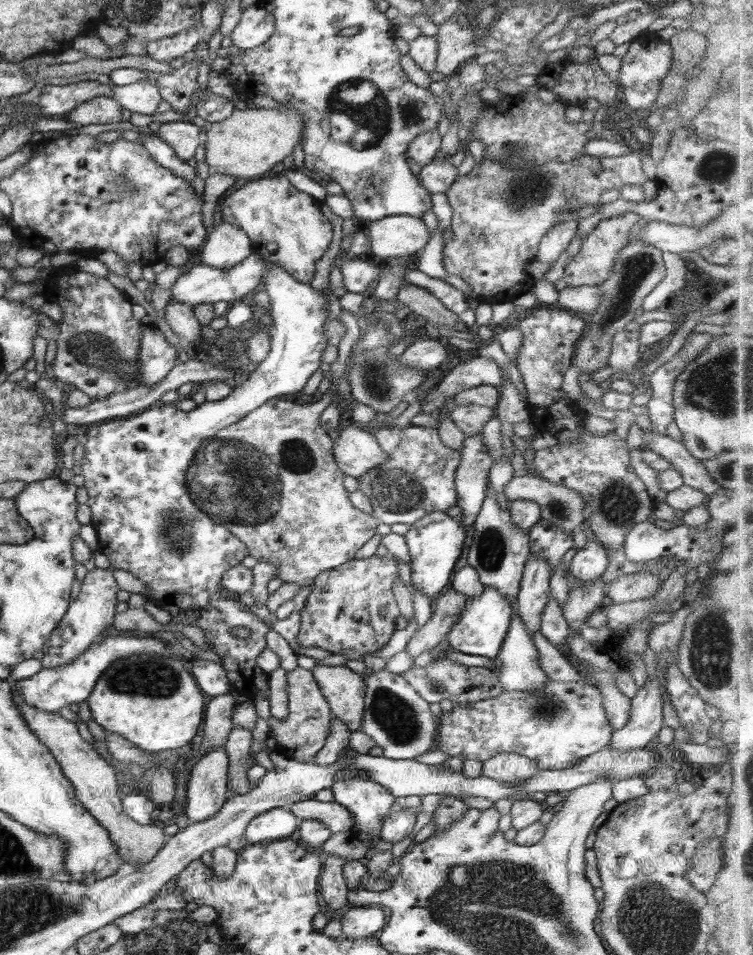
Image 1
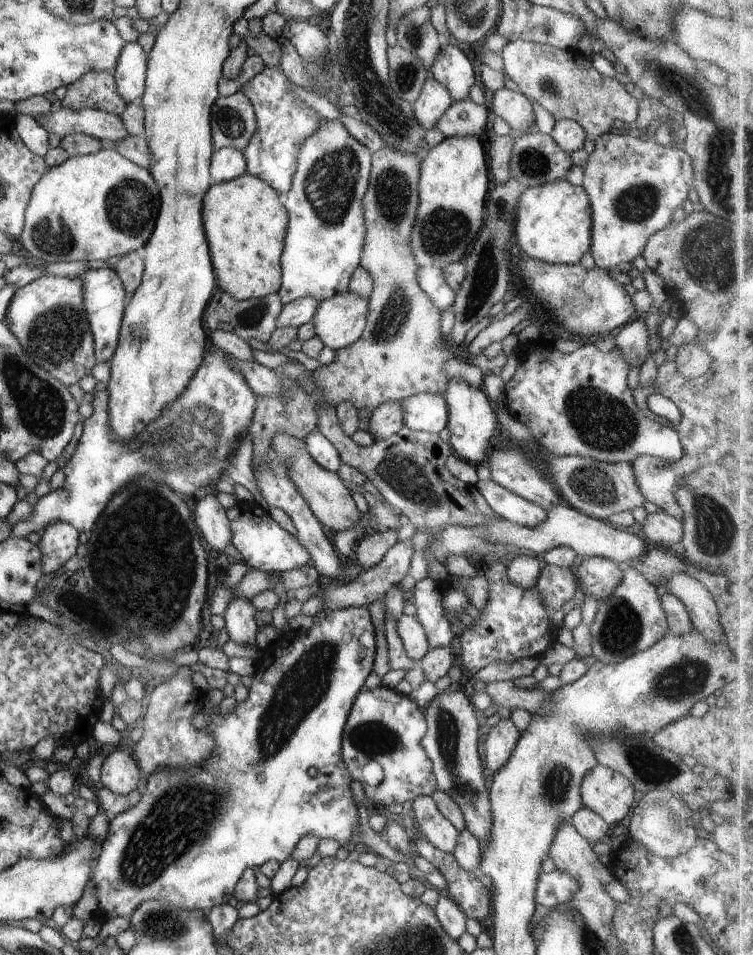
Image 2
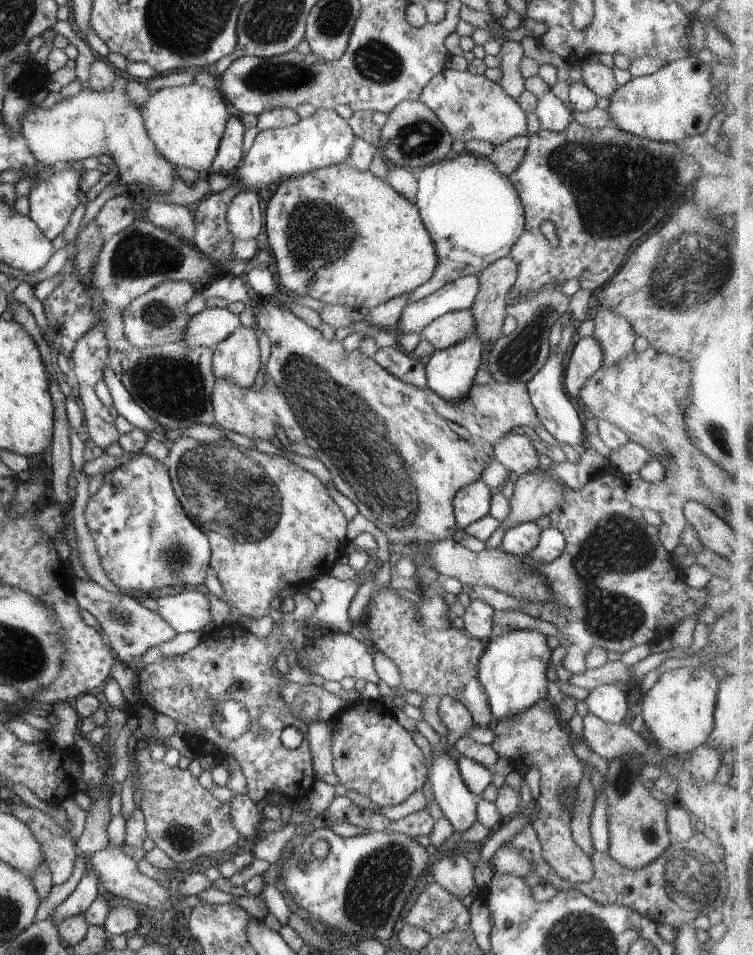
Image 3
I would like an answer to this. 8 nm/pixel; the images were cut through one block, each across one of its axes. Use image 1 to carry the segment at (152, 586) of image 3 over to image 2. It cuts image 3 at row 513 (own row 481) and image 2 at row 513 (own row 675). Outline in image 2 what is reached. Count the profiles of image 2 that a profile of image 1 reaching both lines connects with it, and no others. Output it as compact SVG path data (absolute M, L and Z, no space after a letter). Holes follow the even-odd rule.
M238 501L237 505L227 510L232 520L232 543L242 554L243 562L265 573L282 573L296 568L312 567L312 556L300 544L295 535L280 527L269 512L255 502Z

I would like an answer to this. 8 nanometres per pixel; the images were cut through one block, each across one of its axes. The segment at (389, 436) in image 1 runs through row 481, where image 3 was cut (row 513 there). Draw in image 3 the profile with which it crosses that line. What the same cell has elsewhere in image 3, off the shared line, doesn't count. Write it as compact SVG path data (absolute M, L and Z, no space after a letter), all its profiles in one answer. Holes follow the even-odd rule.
M256 297L254 304L256 328L264 330L264 333L268 335L270 343L272 344L270 360L268 360L266 364L267 376L278 386L281 394L284 394L288 407L292 410L294 417L298 420L298 424L300 424L302 428L304 442L316 453L316 458L324 463L324 466L332 475L333 485L338 491L350 499L358 507L359 513L374 523L388 537L390 554L394 554L394 556L399 557L399 559L414 558L416 562L420 563L420 567L417 569L415 575L418 577L416 579L421 588L422 593L420 593L420 596L422 596L422 601L415 605L421 617L421 624L430 629L446 629L456 625L457 620L450 612L449 607L441 595L442 591L444 591L441 586L442 576L440 576L436 570L433 570L431 565L419 554L417 546L422 543L429 543L433 539L453 538L458 530L460 530L455 520L455 511L453 508L453 499L456 497L459 489L482 479L484 470L495 462L495 451L493 447L498 443L498 440L501 440L502 435L507 434L508 431L516 427L532 428L540 424L537 413L531 404L526 383L496 382L492 385L486 384L486 386L473 384L469 389L468 395L463 399L450 401L433 392L428 386L421 389L420 387L399 380L396 376L384 370L380 364L377 364L373 356L366 356L366 354L359 352L358 349L348 354L348 352L345 352L343 342L338 342L335 338L324 338L320 331L315 330L311 325L306 324L304 320L295 316L292 310L280 306L280 304L277 304L273 300Z

